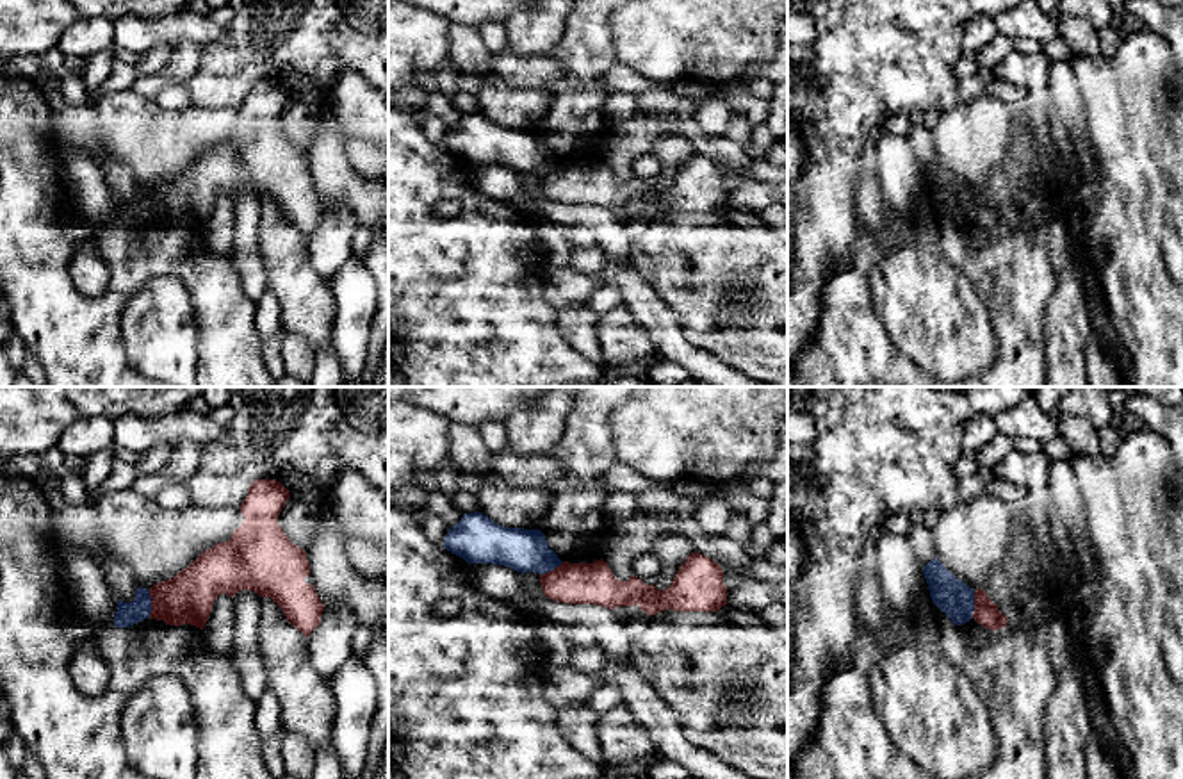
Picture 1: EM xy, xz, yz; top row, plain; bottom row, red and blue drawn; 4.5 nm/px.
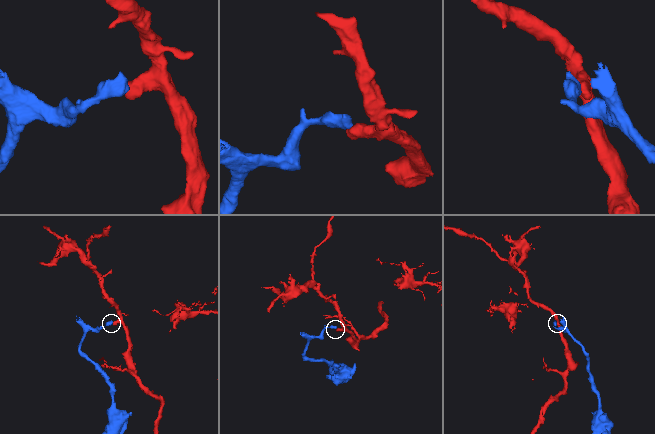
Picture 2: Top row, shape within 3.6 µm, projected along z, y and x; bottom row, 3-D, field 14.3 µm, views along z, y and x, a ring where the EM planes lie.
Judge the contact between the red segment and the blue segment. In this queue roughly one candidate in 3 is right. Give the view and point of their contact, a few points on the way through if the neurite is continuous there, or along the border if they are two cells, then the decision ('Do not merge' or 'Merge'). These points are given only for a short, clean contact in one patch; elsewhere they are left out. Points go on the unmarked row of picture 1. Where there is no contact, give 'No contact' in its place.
Touches red at xy (152, 205). Boundary: xy (148, 191), (150, 218). Do not merge

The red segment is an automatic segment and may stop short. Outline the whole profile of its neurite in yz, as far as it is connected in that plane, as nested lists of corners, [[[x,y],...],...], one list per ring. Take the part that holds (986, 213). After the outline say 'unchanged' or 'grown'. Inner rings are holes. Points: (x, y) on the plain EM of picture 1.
[[[982,189],[975,193],[973,219],[992,232],[1005,228],[1008,221]]]; unchanged

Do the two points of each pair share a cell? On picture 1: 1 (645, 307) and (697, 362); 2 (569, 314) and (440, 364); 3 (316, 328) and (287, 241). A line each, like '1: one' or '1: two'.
1: one
2: two
3: one

